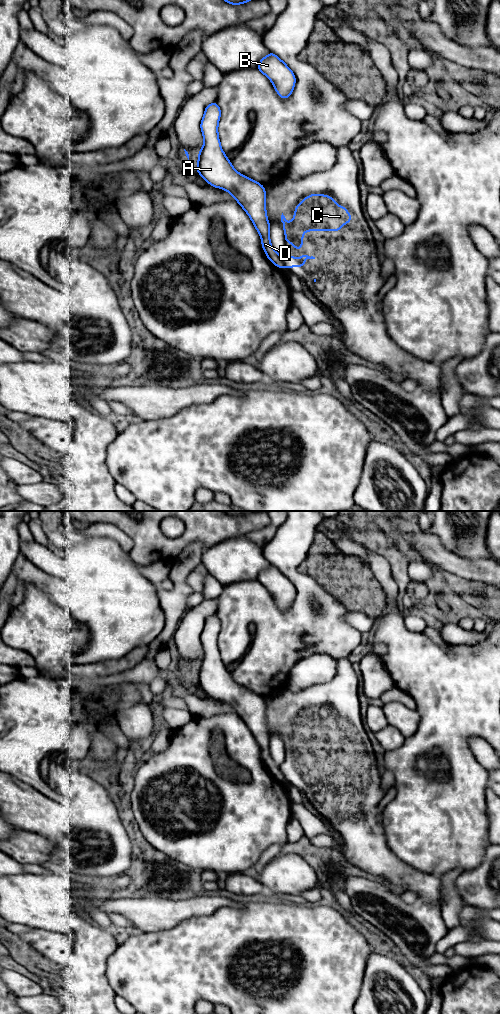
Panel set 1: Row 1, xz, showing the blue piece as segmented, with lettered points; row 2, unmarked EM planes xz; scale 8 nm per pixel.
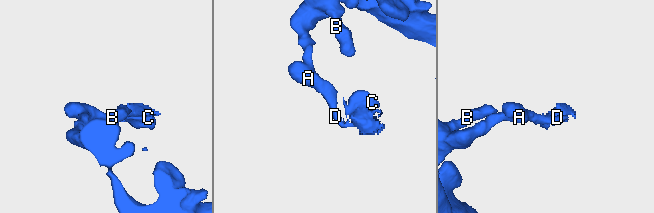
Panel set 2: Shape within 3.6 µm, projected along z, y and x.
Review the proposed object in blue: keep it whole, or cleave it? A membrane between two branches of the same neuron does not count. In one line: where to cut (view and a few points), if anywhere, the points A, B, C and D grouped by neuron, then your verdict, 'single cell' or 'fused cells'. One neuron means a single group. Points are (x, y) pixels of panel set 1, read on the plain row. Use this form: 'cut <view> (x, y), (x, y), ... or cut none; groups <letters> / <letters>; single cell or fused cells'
cut xz (279, 767), (283, 779); groups A B D / C; fused cells

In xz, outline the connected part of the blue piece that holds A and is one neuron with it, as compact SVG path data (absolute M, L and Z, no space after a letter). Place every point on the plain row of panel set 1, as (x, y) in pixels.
M216 614L206 618L200 640L204 657L198 666L195 682L215 700L229 704L246 723L261 748L263 762L278 780L283 780L280 767L270 755L270 736L266 727L266 704L262 696L238 685L223 664L218 649L221 621Z

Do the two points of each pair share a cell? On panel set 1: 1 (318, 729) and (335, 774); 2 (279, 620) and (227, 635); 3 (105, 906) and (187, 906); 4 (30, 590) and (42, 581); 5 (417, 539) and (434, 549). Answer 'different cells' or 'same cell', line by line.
1: same cell
2: same cell
3: same cell
4: different cells
5: same cell

